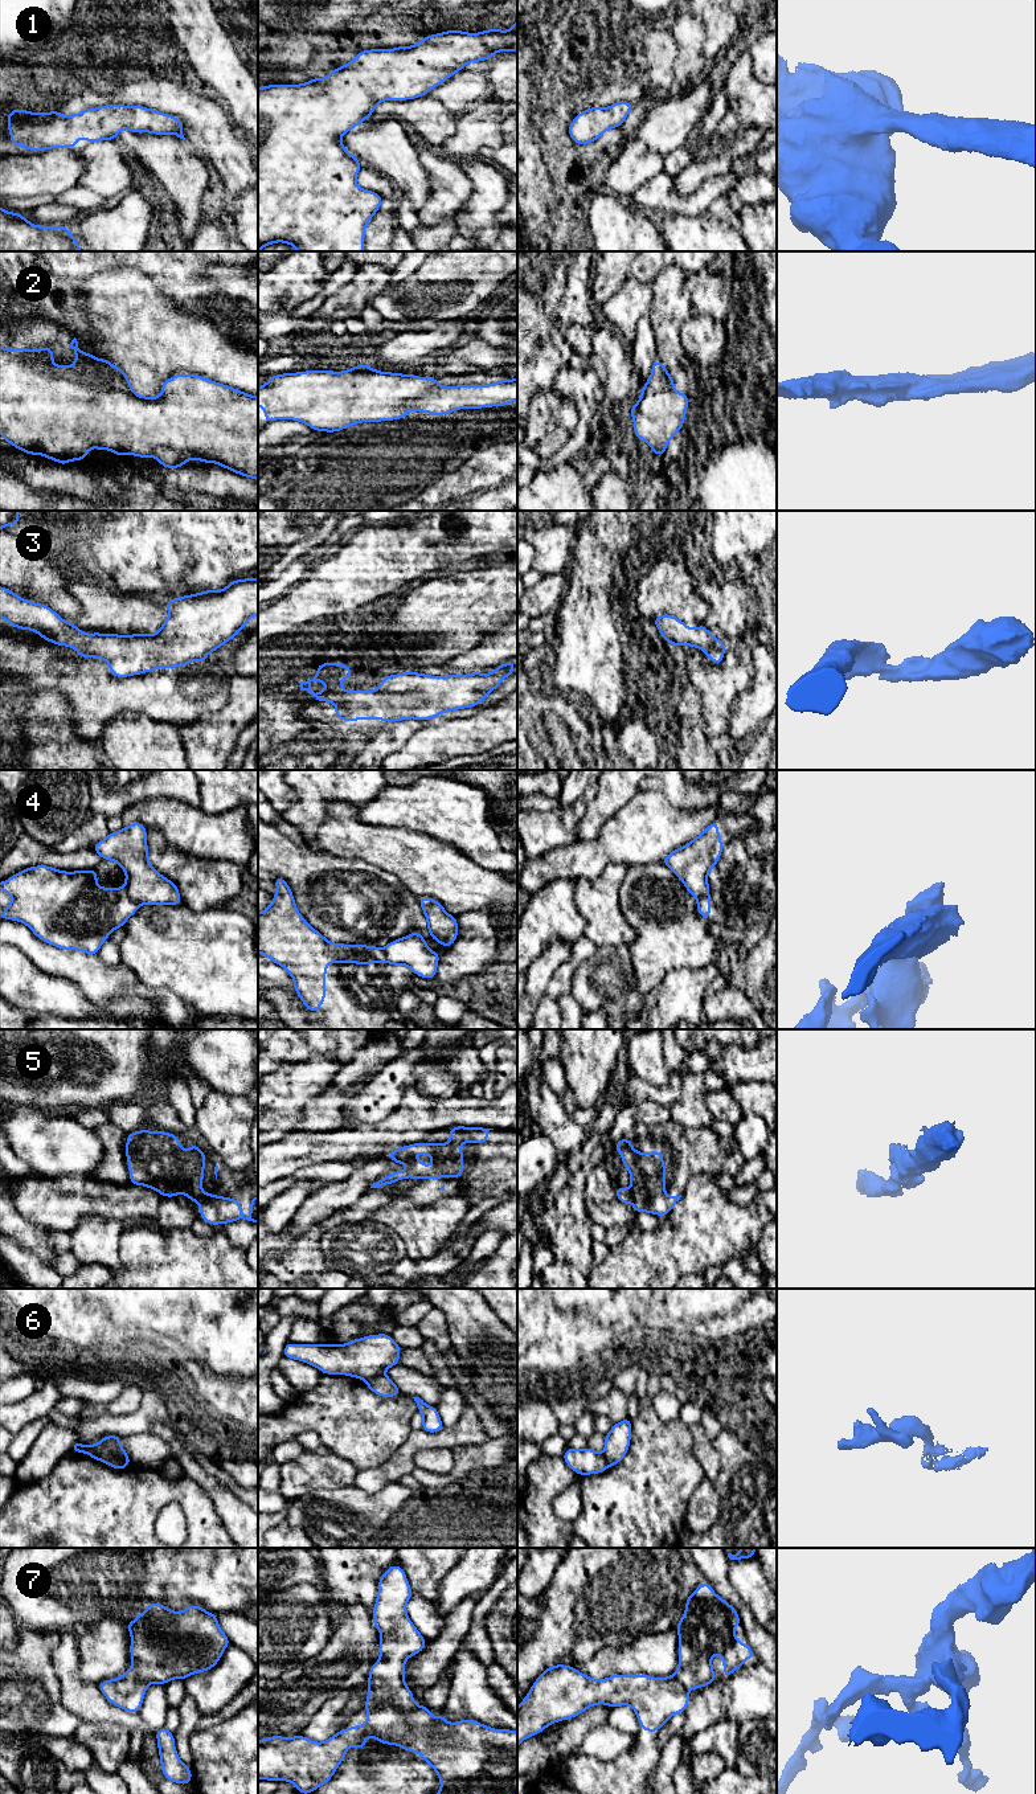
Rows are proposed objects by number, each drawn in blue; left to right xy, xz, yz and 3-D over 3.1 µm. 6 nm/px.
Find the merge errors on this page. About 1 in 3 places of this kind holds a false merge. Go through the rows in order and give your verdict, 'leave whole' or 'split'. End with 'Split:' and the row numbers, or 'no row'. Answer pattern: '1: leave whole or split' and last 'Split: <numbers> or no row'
1: leave whole
2: leave whole
3: leave whole
4: split
5: leave whole
6: split
7: leave whole
Split: 4, 6

